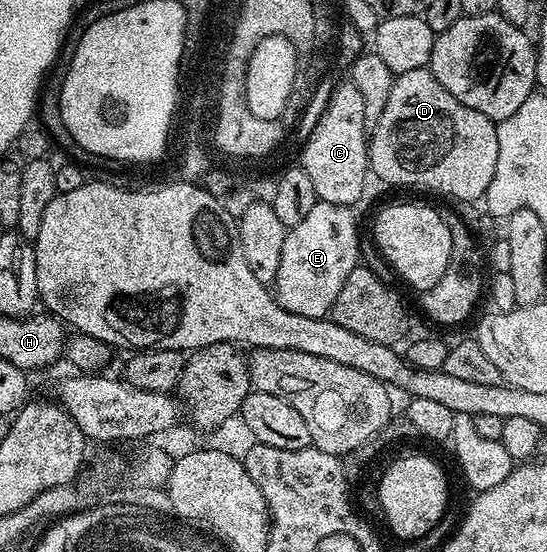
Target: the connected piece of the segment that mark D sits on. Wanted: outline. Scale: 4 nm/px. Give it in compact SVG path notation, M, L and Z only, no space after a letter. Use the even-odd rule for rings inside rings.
M427 68L396 75L391 84L391 96L387 96L387 108L383 116L371 127L369 138L369 168L372 177L389 186L410 186L413 190L430 190L457 202L473 202L484 199L487 188L495 176L495 164L499 164L499 136L497 123L467 108Z

